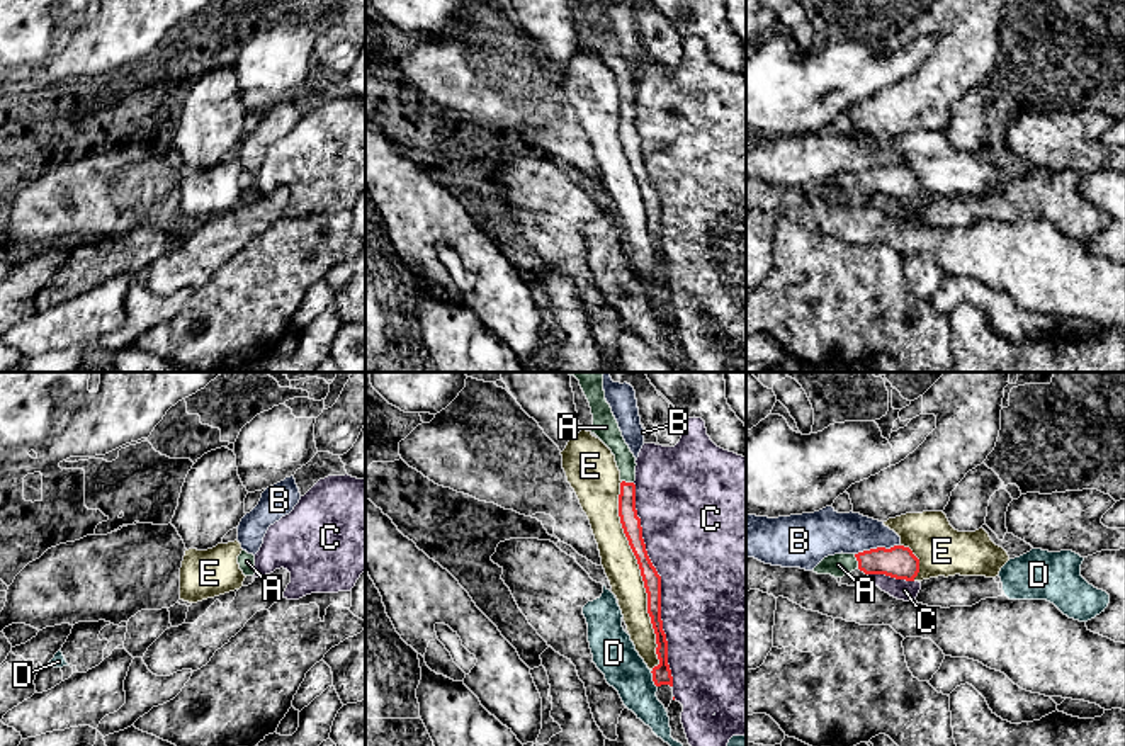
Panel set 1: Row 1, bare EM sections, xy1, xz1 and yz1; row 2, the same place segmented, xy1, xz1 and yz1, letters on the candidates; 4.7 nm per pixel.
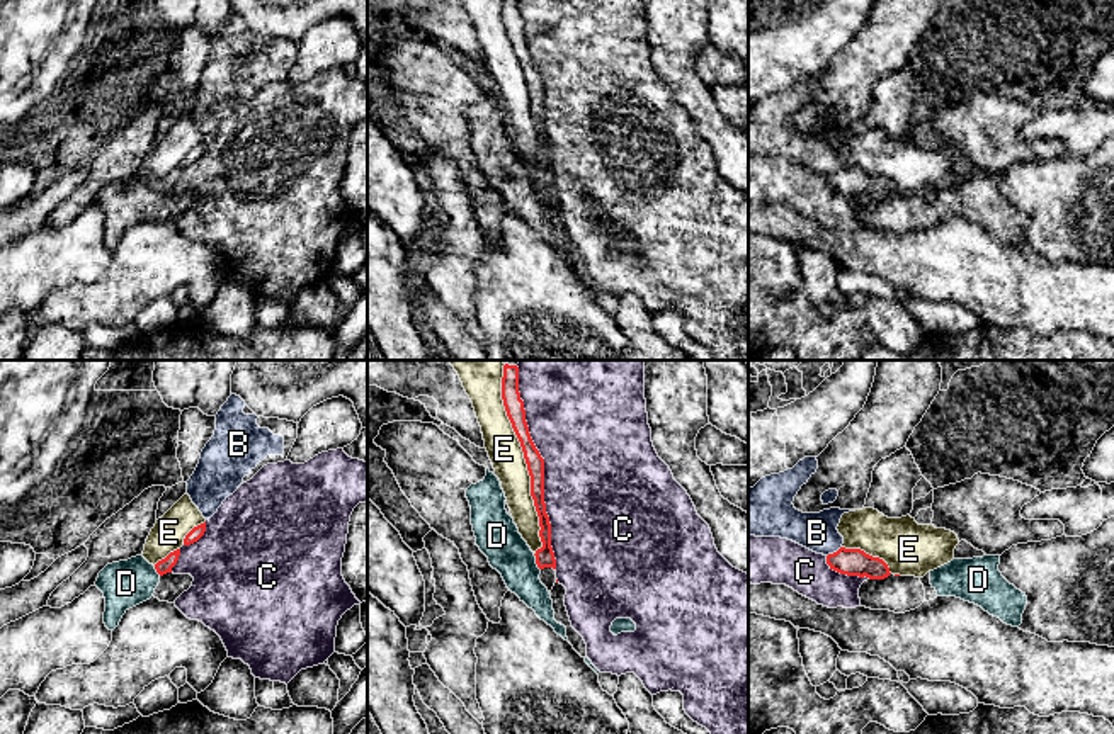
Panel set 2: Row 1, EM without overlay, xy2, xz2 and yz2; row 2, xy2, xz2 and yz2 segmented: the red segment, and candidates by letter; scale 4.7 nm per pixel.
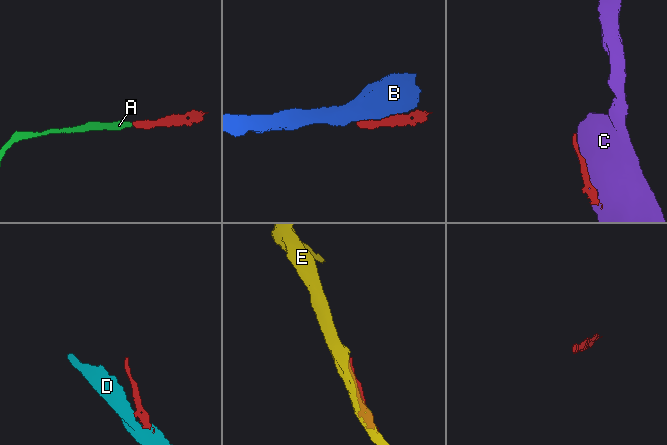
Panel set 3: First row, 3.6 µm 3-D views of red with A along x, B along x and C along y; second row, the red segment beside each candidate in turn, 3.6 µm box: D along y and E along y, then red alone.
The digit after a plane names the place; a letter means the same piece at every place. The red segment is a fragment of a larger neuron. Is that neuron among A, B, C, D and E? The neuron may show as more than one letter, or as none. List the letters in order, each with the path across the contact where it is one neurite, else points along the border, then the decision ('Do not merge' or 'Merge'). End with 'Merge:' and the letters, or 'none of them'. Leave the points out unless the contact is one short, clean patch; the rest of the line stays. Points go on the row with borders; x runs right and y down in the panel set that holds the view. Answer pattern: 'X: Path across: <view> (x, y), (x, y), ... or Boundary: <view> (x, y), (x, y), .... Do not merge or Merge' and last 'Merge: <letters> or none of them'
A: Path across: yz1 (899, 563), (857, 559), (838, 565). Merge
B: Do not merge
C: Do not merge
D: Boundary: xz1 (650, 672), (656, 687). Do not merge
E: Do not merge
Merge: A

